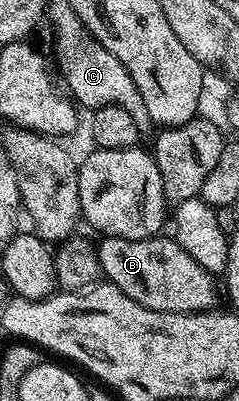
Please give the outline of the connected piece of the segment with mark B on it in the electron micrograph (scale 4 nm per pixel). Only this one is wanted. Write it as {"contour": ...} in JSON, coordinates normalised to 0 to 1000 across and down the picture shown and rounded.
{"contour":[[[665,586],[565,601],[431,589],[406,613],[431,693],[519,726],[536,746],[586,756],[586,766],[690,781],[858,781],[908,763],[895,761],[912,751],[900,683],[837,666],[724,589]]]}

